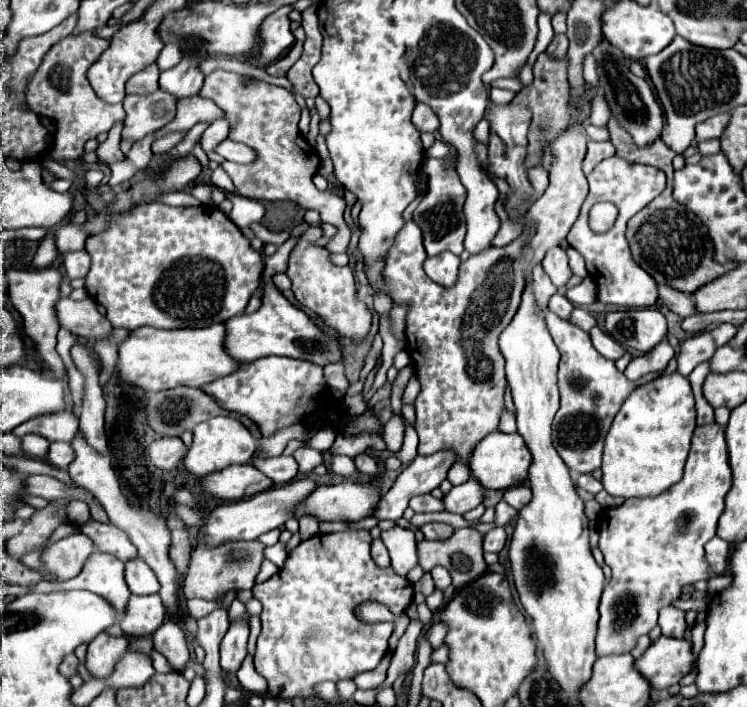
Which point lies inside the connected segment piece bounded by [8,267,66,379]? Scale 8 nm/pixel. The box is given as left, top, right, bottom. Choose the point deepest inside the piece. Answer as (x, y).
(33, 293)

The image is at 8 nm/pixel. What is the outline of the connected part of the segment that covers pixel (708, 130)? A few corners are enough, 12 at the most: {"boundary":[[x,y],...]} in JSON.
{"boundary":[[730,113],[706,119],[696,127],[696,139],[720,137]]}

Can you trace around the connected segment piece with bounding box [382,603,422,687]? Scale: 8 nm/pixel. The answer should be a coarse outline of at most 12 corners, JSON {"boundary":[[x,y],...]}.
{"boundary":[[416,603],[406,609],[410,625],[392,655],[388,677],[382,687],[392,685],[402,669],[410,669],[416,659],[422,621]]}

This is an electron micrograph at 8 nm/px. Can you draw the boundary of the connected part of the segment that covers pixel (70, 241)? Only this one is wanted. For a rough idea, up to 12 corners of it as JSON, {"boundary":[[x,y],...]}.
{"boundary":[[60,225],[56,247],[60,253],[84,249],[86,233],[80,225]]}

